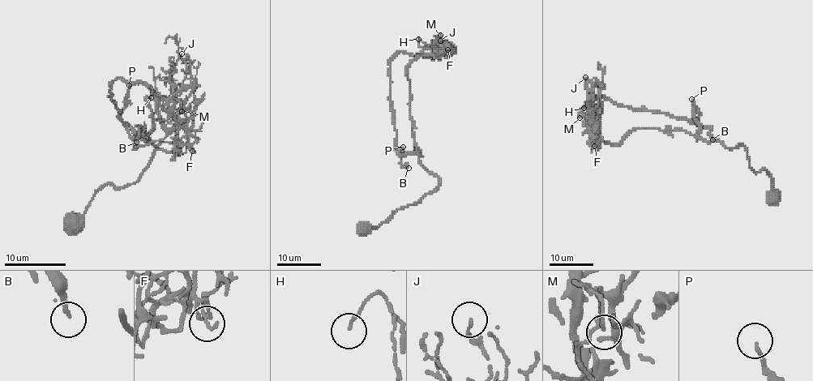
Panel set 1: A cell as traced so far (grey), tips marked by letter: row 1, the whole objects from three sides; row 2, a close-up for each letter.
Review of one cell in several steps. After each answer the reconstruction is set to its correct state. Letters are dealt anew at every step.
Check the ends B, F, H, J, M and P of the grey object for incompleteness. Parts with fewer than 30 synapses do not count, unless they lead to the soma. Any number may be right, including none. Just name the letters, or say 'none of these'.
B

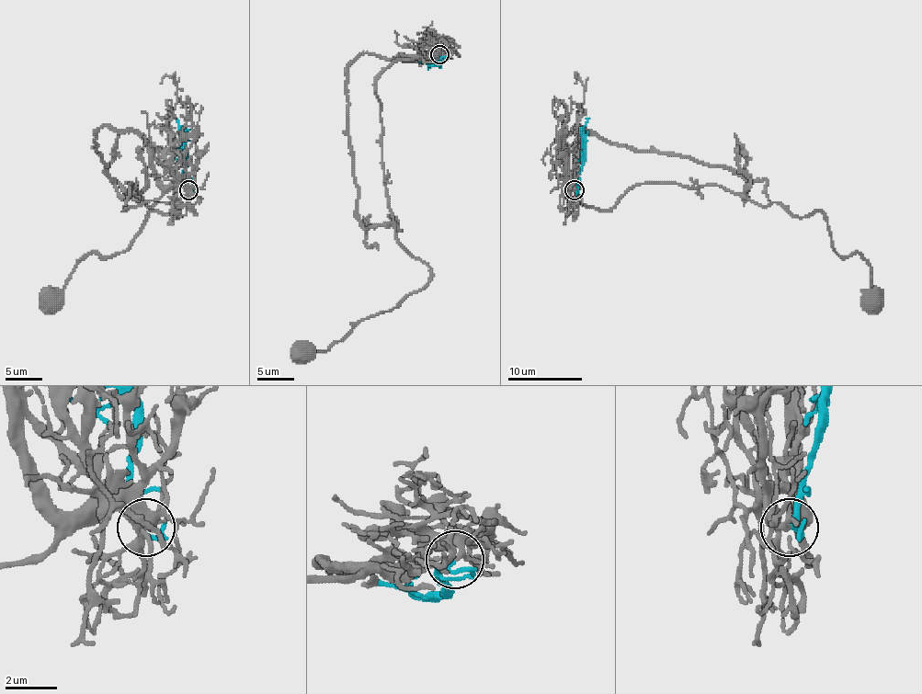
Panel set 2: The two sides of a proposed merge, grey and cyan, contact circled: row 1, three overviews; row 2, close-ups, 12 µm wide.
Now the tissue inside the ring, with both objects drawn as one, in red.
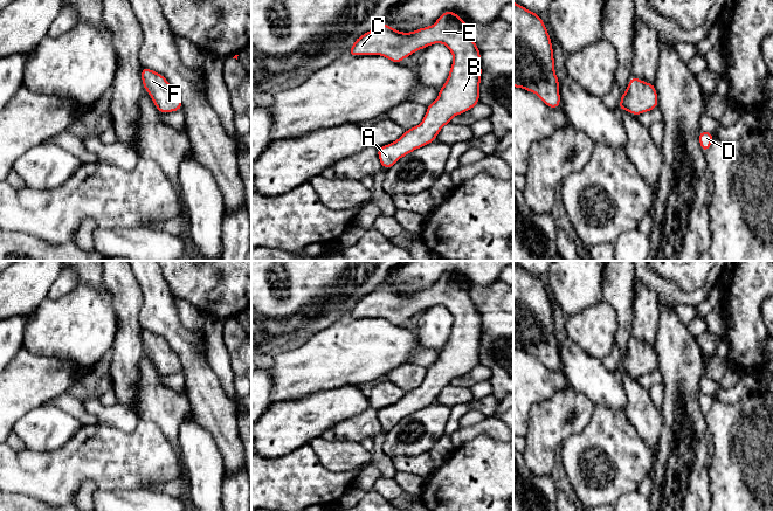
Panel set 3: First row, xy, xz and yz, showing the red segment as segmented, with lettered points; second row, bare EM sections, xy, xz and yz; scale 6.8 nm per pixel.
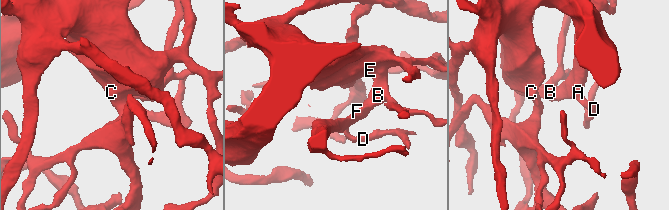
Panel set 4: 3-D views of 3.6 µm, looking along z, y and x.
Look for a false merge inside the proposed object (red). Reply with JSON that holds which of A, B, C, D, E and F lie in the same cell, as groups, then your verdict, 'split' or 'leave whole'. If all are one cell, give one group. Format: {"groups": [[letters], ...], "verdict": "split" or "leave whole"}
{"groups": [["A", "B", "C", "D", "E", "F"]], "verdict": "leave whole"}

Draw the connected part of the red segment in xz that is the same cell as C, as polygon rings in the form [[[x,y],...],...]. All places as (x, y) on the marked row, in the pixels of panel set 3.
[[[446,11],[434,26],[401,33],[384,23],[359,36],[347,56],[384,55],[400,63],[410,54],[434,43],[446,44],[454,57],[439,98],[427,106],[422,123],[406,130],[401,138],[377,149],[382,168],[391,168],[401,157],[436,140],[440,130],[456,115],[479,102],[481,53],[469,33],[469,25],[455,12]]]

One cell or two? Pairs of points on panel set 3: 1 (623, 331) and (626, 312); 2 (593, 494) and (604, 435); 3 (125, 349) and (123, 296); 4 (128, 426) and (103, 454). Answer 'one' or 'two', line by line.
1: one
2: one
3: one
4: two

